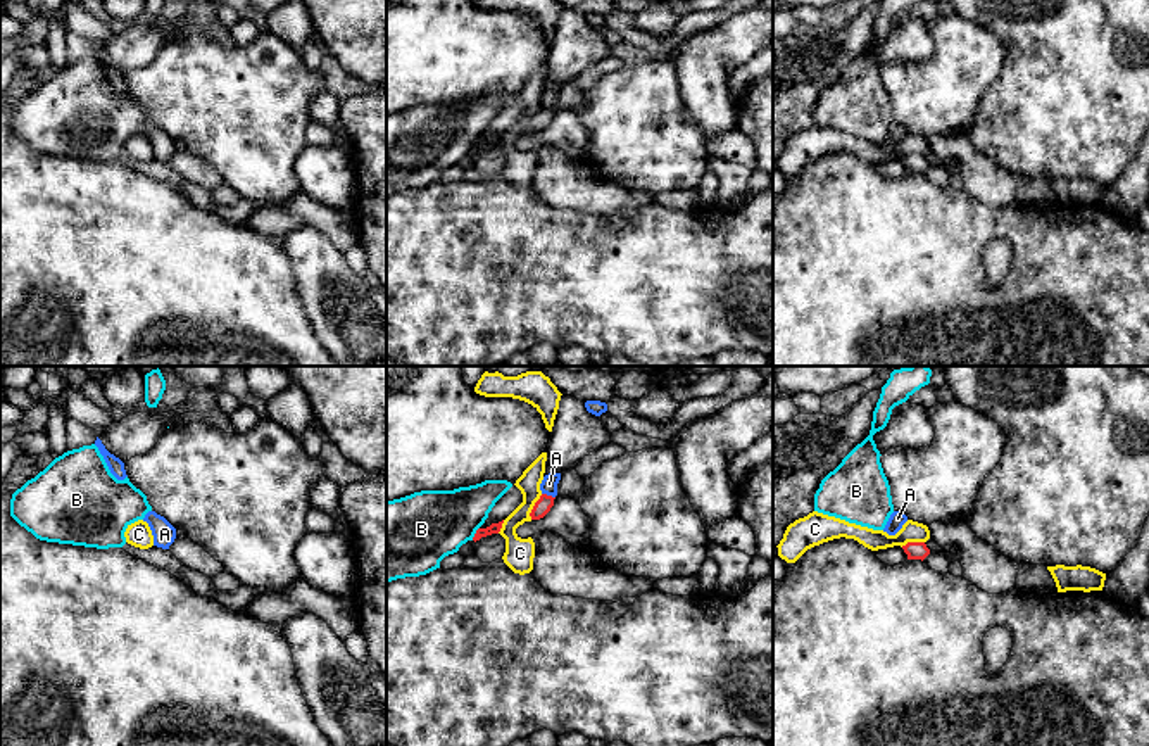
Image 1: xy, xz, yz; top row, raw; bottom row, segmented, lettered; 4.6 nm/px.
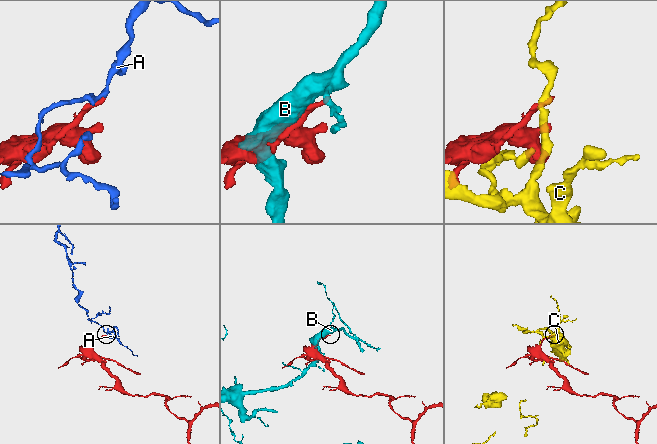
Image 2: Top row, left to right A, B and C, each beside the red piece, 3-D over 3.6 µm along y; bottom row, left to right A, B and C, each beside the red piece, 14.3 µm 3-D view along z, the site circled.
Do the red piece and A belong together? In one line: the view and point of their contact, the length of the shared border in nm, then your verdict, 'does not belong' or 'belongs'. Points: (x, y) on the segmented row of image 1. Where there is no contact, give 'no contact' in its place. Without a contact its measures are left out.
meets red in xz at (549, 496); contact 70 nm long; does not belong

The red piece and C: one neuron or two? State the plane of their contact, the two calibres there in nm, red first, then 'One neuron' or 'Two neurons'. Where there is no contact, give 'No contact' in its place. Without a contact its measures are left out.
Touches red in xz. Thickness 80 nm (red) against 140 nm. Two neurons

